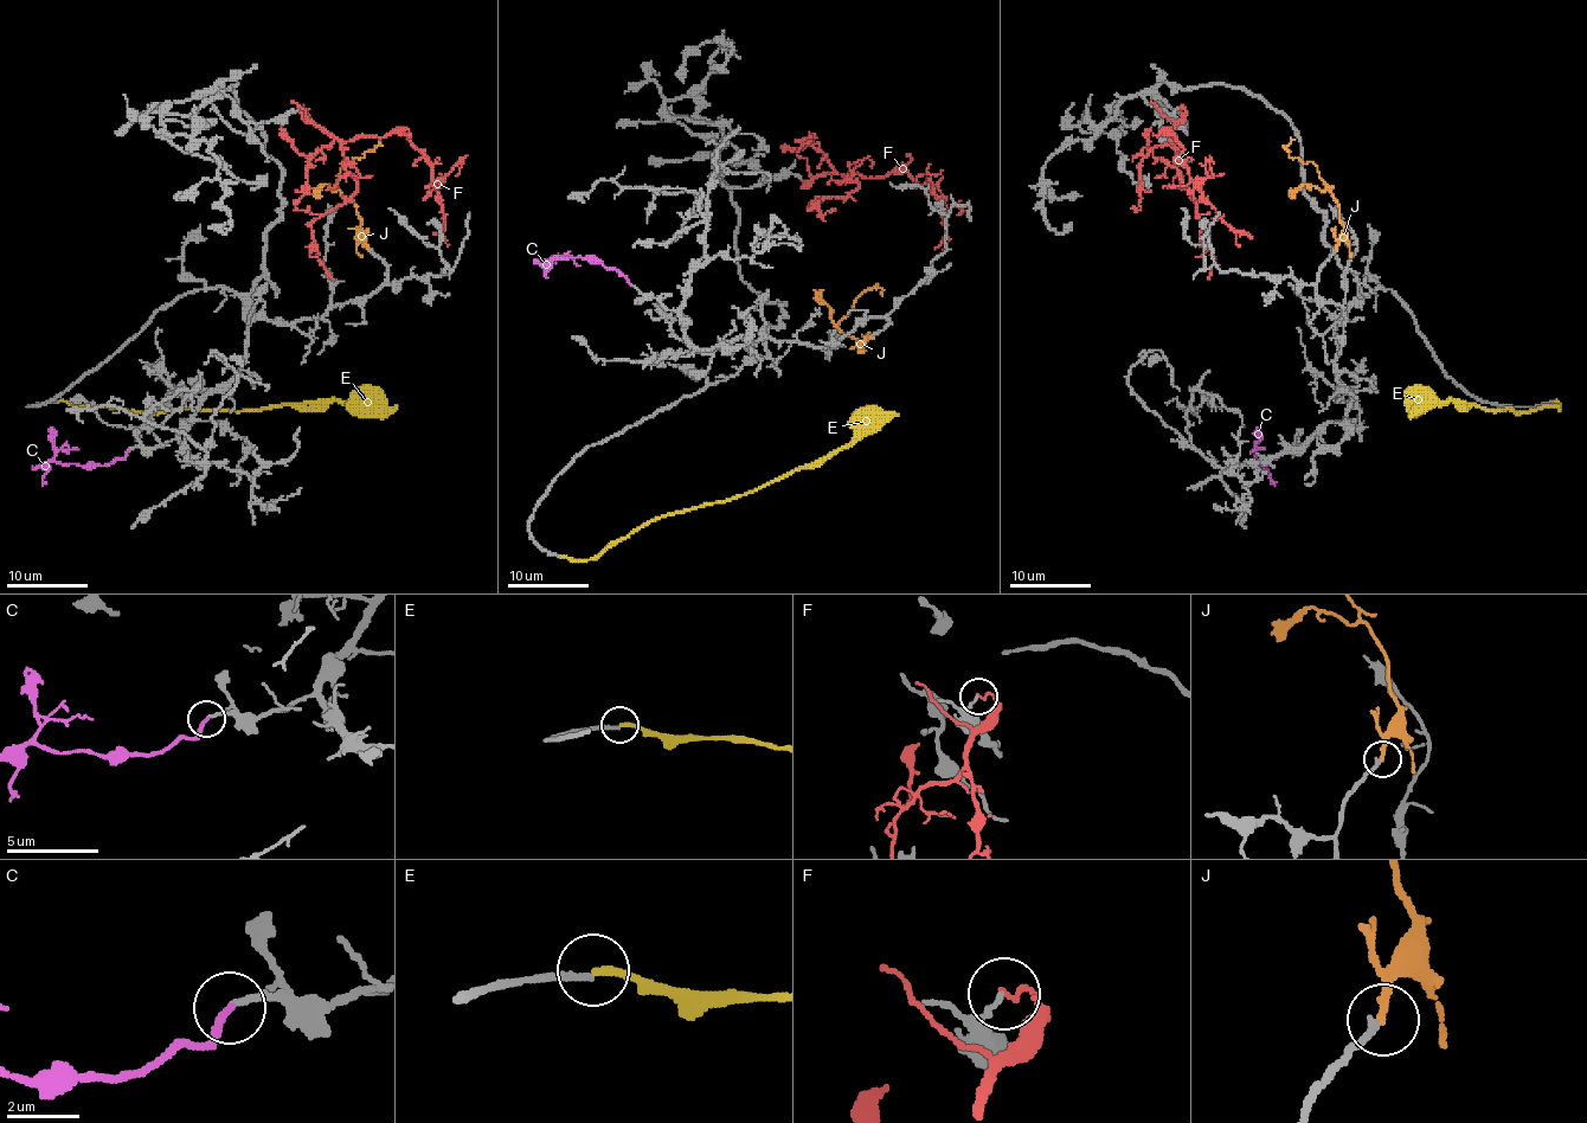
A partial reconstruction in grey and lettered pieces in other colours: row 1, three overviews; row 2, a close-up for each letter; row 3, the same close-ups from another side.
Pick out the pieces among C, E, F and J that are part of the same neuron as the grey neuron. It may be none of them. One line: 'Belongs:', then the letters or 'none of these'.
Belongs: C, J

